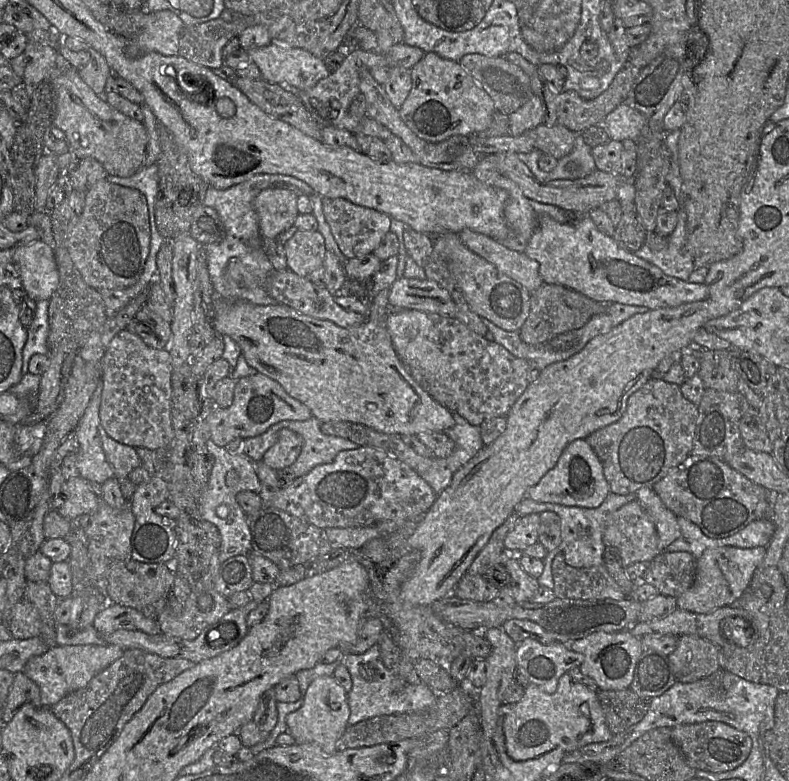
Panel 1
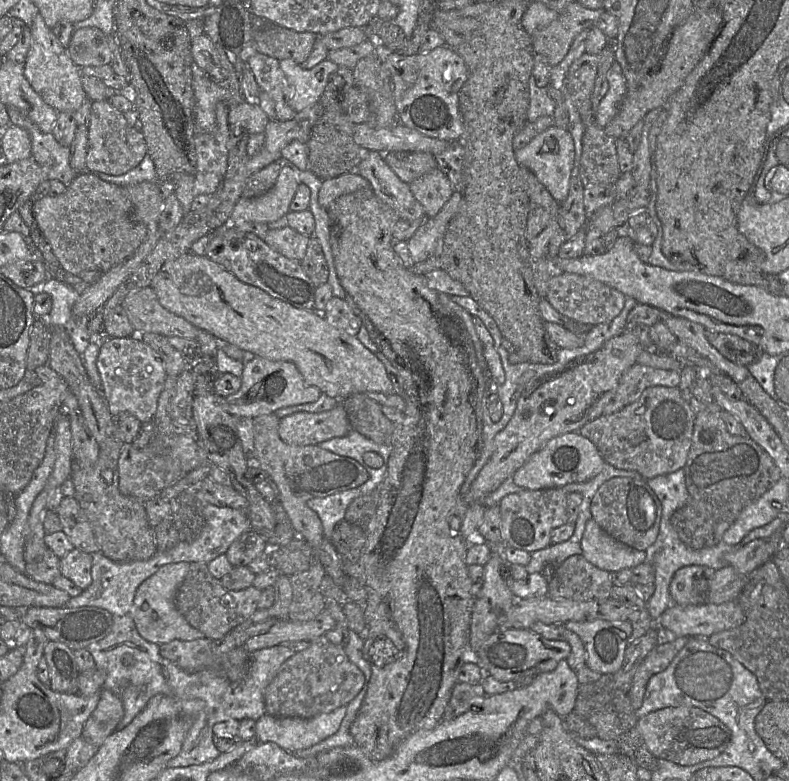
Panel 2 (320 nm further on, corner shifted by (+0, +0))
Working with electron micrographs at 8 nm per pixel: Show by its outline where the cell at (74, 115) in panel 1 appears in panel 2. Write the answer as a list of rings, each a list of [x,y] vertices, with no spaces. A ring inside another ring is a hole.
[[[40,13],[34,17],[30,29],[31,44],[24,61],[26,79],[43,100],[58,112],[76,112],[87,98],[80,80],[80,68],[74,64],[68,50],[60,44]]]

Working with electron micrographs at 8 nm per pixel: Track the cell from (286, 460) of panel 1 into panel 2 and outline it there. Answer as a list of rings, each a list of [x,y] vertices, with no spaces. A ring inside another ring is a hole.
[[[341,403],[320,413],[296,412],[278,423],[281,440],[292,445],[318,445],[332,438],[343,437],[351,431]]]

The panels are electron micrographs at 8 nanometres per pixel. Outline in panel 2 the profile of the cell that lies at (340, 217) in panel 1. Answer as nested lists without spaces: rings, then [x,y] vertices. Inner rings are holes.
[[[355,171],[323,180],[318,194],[319,204],[327,209],[339,196],[370,188],[369,182]]]

